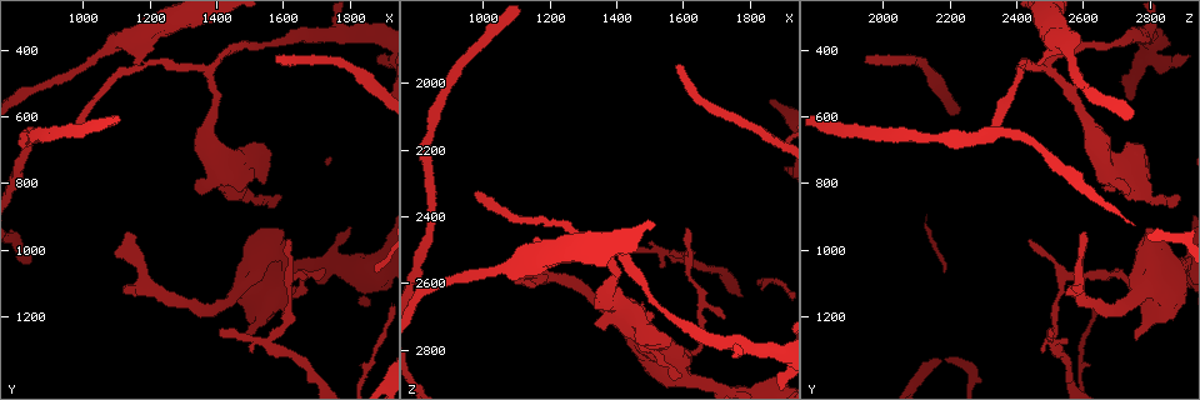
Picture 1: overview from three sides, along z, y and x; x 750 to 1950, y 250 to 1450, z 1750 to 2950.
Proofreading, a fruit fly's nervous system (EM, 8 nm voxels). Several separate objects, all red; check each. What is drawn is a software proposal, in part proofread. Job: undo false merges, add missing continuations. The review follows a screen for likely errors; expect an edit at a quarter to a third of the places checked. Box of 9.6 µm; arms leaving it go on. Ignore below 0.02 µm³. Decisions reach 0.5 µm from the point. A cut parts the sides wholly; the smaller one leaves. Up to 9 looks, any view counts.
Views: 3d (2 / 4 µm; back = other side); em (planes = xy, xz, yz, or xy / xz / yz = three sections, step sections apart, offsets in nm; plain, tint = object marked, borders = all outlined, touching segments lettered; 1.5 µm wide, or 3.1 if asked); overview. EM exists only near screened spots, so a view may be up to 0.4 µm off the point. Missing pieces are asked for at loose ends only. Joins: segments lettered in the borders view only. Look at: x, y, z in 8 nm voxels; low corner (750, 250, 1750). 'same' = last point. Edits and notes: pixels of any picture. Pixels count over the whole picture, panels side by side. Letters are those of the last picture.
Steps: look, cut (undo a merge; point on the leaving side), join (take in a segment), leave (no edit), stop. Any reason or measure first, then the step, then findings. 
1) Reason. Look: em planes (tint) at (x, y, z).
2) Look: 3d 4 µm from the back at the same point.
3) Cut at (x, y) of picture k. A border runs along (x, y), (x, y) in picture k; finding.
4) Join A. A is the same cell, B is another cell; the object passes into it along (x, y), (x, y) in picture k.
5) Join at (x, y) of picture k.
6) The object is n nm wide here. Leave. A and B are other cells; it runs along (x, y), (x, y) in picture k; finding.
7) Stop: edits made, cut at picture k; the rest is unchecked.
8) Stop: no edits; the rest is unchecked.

Thick turns thin. Look: em xy step 4 (tint) at (1600, 1120, 2820).

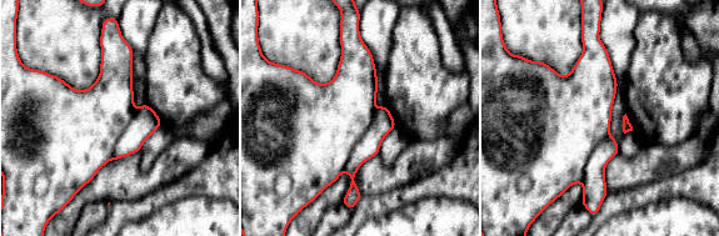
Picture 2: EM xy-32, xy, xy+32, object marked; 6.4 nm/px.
Another direction. Look: em planes (borders) at the same point.

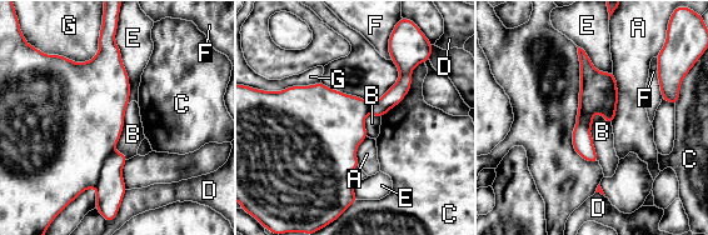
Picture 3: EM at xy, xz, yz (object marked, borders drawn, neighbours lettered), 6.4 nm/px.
Leave. A, B, C, D, E, F and G are other cells; a border runs along (596, 111), (589, 133), (599, 161) in picture 3; continuous, no second cell.

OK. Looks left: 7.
Abrupt turn. Look: em xz step 4 (borders) at (1570, 1260, 2500).

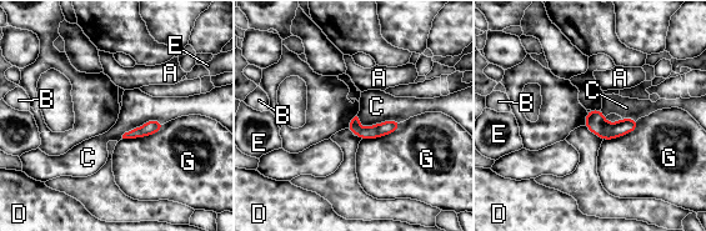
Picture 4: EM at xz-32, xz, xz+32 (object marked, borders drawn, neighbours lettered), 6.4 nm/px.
Leave. A, B, C, D, E and G are other cells; a border runs along (164, 124), (153, 134), (123, 139) in picture 4; one cell here.

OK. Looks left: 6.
An open end. Look: em planes (tint) at (1610, 980, 2440).

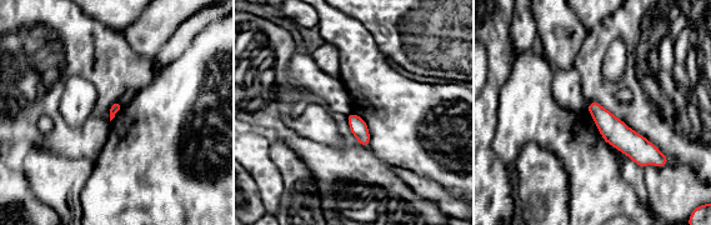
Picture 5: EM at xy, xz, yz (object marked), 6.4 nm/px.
Look: em planes (borders) at the same point.

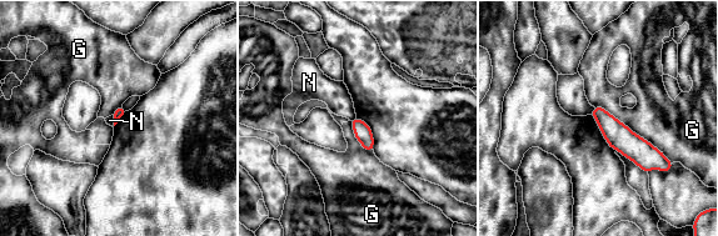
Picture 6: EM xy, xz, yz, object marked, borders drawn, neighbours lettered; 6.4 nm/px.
Leave. G and N are other cells; a border runs along (355, 116), (350, 120) in picture 6; no lettered segment goes on from it.

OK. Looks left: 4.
End of a long branch. Look: 3d 4 µm from the back at (1580, 410, 1960).

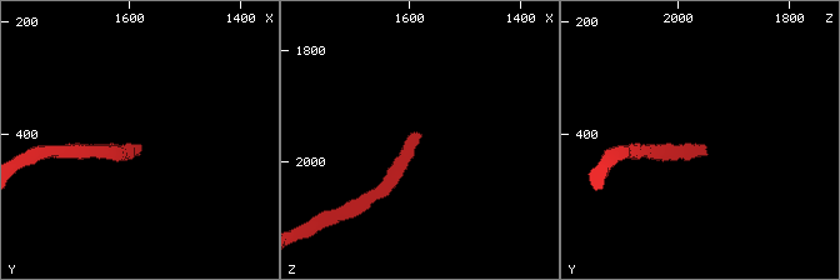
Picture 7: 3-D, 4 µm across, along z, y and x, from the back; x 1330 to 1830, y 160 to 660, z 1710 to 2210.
Now the EM. Look: em yz step 8 (borders) at (1585, 420, 1950).

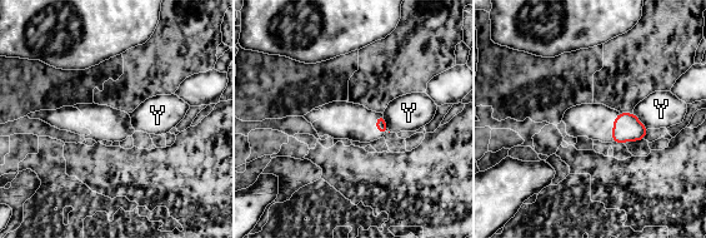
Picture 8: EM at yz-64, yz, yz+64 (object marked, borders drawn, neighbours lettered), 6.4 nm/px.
Leave. Y is another cell; a border runs along (632, 113), (649, 128) in picture 8; no lettered segment goes on from it.

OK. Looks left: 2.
Stop: no edits; the rest is unchecked.

